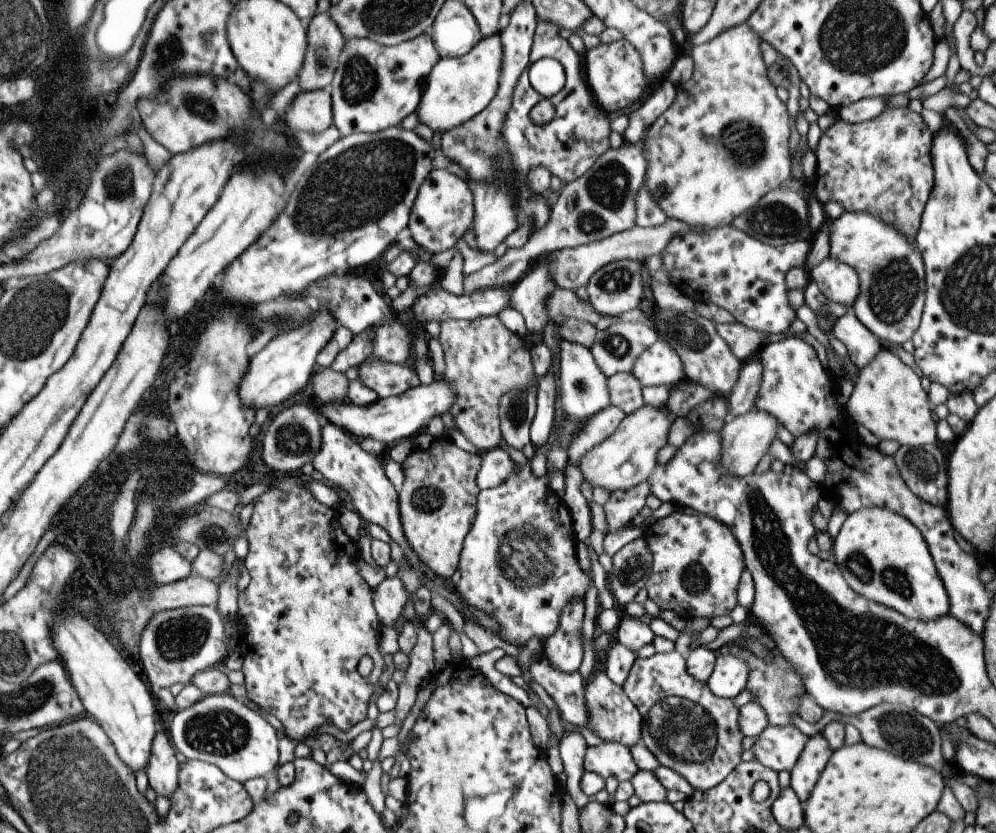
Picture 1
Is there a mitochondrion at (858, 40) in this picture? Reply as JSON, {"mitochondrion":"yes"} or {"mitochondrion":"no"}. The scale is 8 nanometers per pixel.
{"mitochondrion":"yes"}

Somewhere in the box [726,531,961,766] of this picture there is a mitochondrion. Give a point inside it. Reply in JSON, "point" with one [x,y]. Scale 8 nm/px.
{"point":[903,732]}

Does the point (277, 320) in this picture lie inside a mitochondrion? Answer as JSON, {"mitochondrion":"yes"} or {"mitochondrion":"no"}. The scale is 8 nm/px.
{"mitochondrion":"yes"}

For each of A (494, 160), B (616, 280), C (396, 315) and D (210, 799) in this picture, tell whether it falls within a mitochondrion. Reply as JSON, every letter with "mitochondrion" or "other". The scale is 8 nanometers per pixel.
{"A":"mitochondrion","B":"mitochondrion","C":"other","D":"other"}

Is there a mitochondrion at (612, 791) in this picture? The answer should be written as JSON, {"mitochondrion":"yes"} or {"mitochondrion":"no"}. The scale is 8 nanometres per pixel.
{"mitochondrion":"no"}

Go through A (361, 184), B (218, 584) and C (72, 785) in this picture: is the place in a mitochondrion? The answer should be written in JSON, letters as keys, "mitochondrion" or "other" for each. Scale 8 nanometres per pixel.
{"A":"mitochondrion","B":"other","C":"mitochondrion"}

